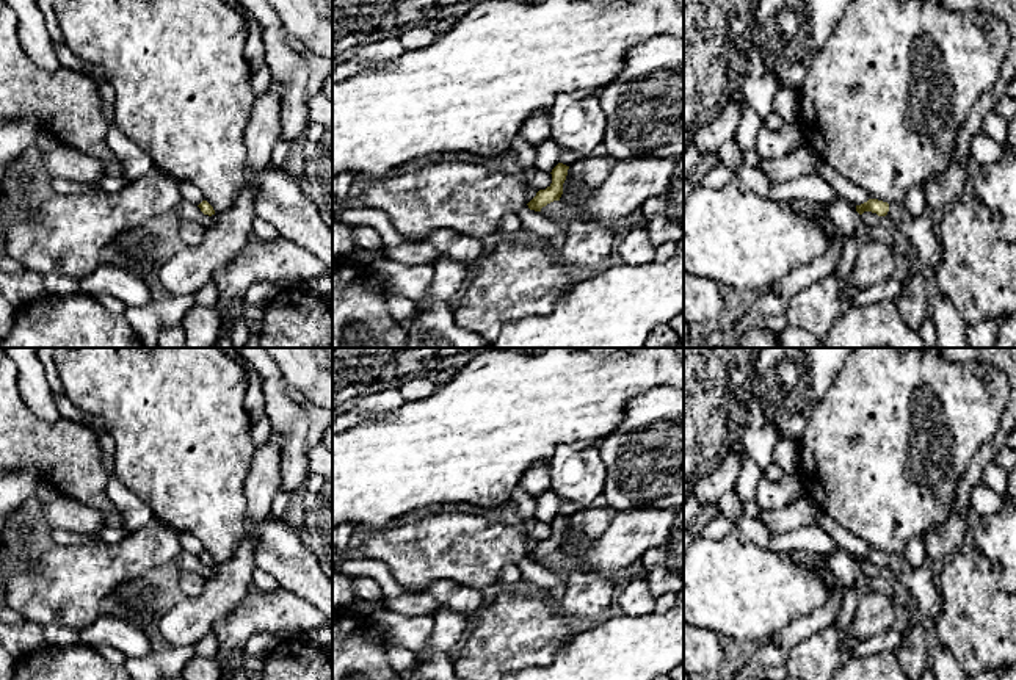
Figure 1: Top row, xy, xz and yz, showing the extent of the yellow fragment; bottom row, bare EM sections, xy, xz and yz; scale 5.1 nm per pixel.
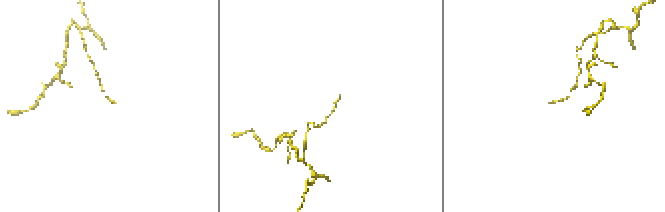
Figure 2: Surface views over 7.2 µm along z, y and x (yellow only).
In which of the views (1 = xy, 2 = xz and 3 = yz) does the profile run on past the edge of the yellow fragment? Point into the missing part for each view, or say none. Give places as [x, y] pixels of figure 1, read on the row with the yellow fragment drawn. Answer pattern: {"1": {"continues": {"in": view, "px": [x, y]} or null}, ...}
{"1": {"continues": null}, "2": {"continues": null}, "3": {"continues": null}}

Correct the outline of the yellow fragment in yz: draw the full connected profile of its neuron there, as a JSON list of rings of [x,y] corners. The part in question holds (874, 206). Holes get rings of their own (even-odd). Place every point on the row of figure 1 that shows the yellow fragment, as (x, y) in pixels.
[[[869,199],[867,202],[856,205],[856,212],[859,215],[862,215],[864,212],[872,212],[878,216],[886,216],[889,212],[889,204],[878,199]]]

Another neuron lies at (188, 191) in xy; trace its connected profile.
[[[179,182],[179,191],[182,199],[187,199],[196,205],[199,205],[202,201],[205,201],[202,191],[188,182]]]

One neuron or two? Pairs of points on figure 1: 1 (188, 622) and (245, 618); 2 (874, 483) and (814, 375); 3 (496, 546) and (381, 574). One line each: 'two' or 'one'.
1: two
2: two
3: two

